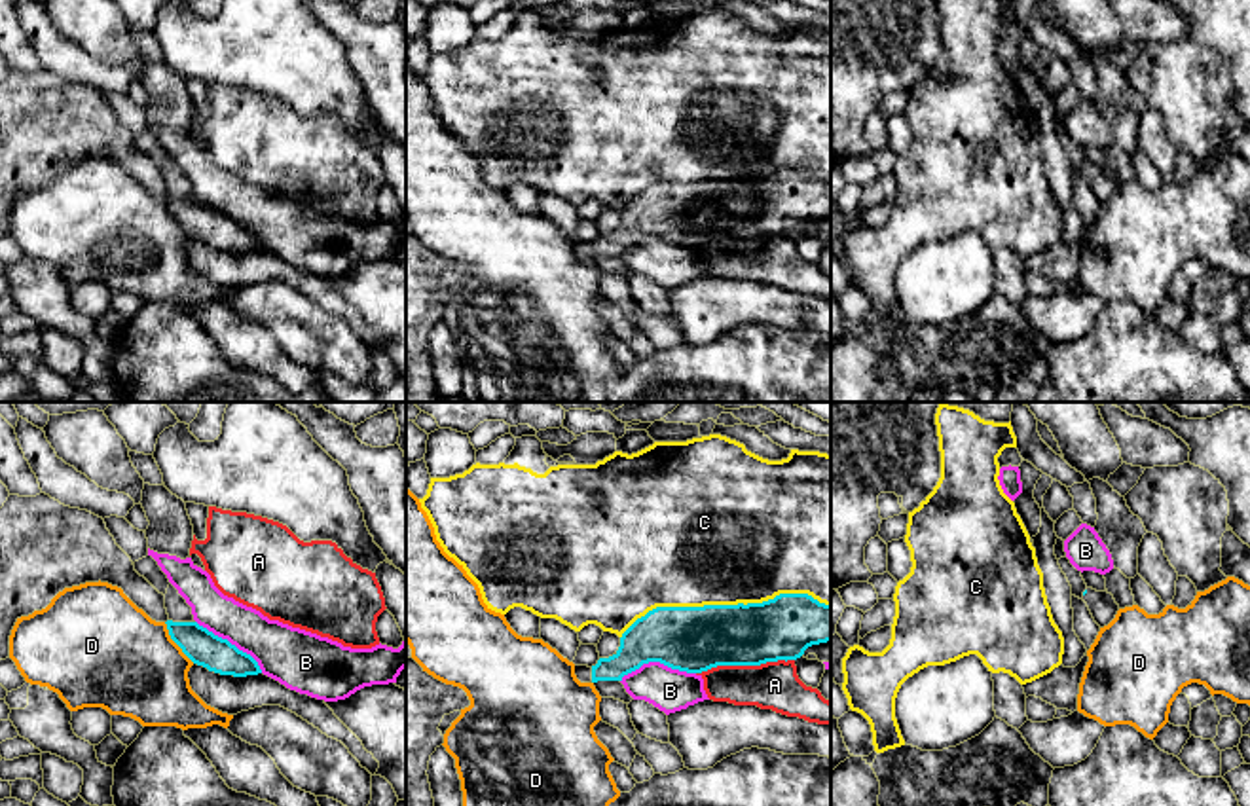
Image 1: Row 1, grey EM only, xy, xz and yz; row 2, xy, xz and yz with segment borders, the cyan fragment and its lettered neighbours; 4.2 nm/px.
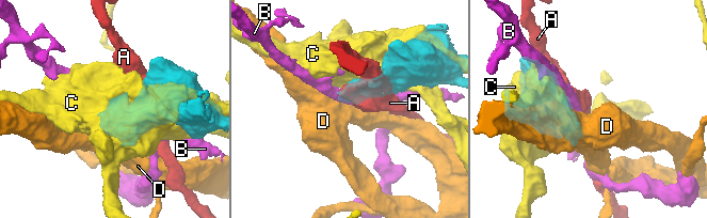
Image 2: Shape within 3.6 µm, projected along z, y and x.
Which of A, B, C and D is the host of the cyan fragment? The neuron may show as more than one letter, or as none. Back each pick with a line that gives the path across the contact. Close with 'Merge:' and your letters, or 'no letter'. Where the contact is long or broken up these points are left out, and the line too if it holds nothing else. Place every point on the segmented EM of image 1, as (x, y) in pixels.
Merge: no letter

